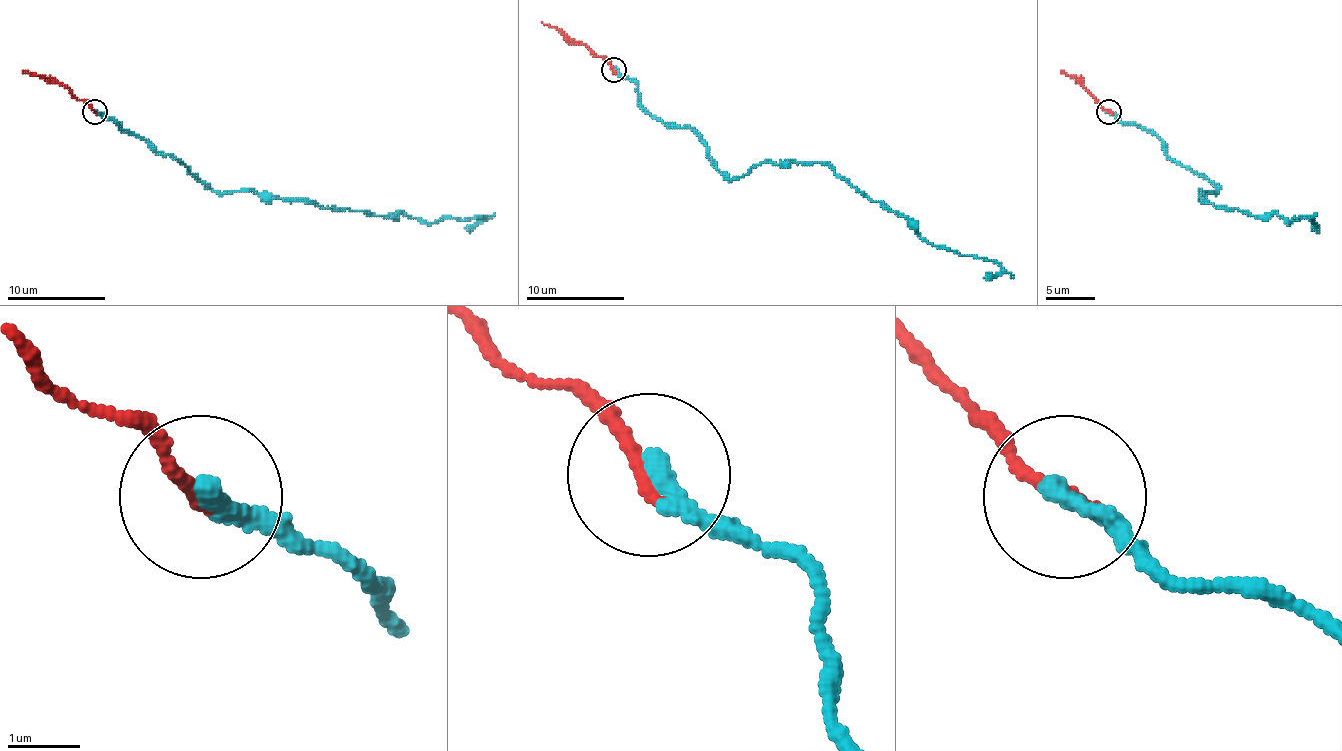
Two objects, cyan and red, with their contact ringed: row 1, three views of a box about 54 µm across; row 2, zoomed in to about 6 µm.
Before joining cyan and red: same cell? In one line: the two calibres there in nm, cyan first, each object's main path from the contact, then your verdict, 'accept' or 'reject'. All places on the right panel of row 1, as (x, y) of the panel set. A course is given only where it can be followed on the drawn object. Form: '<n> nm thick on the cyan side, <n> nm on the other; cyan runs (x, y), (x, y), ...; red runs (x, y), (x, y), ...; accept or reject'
300 nm thick on the cyan side, 200 nm on the other; cyan runs (1108, 112), (1149, 129), (1167, 154), (1201, 174), (1218, 191), (1201, 198), (1216, 208), (1306, 218), (1316, 228); red runs (1108, 112), (1081, 83), (1061, 71); accept

